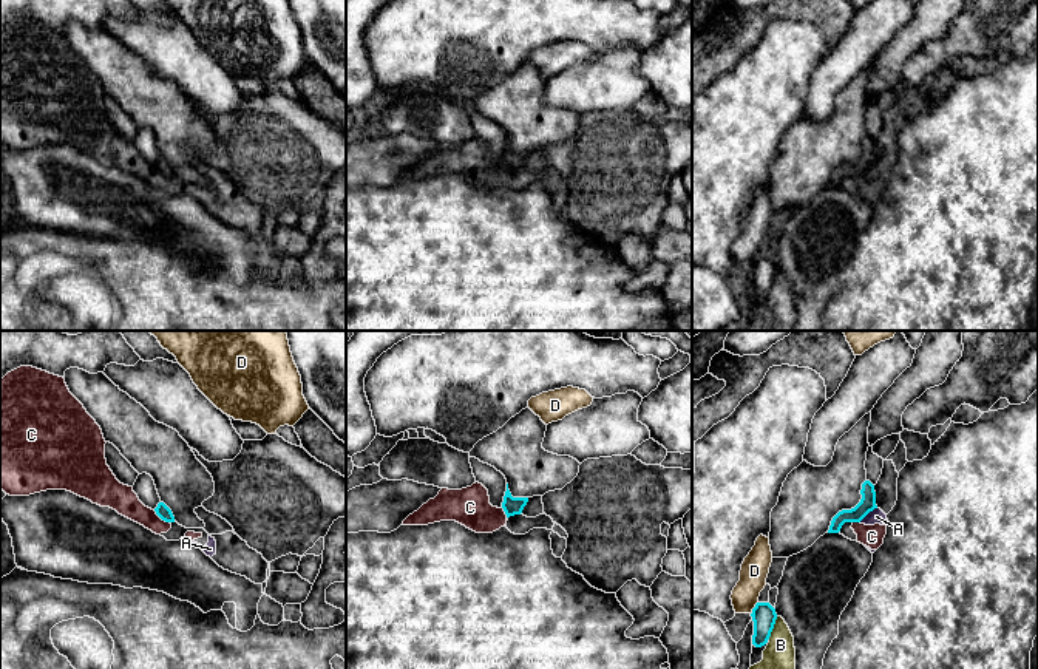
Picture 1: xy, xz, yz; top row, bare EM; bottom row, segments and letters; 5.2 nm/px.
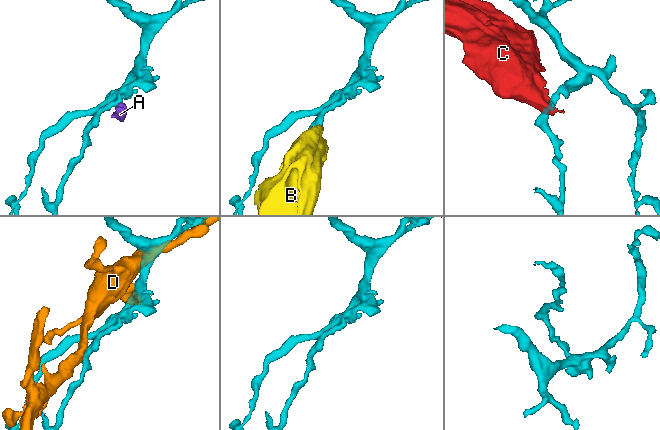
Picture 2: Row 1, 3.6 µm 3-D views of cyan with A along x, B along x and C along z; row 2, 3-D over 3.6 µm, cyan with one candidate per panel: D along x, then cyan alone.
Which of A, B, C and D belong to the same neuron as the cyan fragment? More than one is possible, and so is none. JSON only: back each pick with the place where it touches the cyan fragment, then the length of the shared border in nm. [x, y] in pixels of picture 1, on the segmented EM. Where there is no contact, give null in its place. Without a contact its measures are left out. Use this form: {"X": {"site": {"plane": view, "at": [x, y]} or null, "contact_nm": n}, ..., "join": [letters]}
{"join": []}

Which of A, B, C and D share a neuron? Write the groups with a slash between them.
A C / B / D

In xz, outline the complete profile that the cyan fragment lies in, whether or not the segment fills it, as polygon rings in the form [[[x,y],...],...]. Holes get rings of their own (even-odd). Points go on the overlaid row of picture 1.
[[[507,484],[507,491],[505,491],[504,502],[502,502],[502,508],[507,518],[521,514],[527,502],[528,502],[528,498],[513,498]]]

